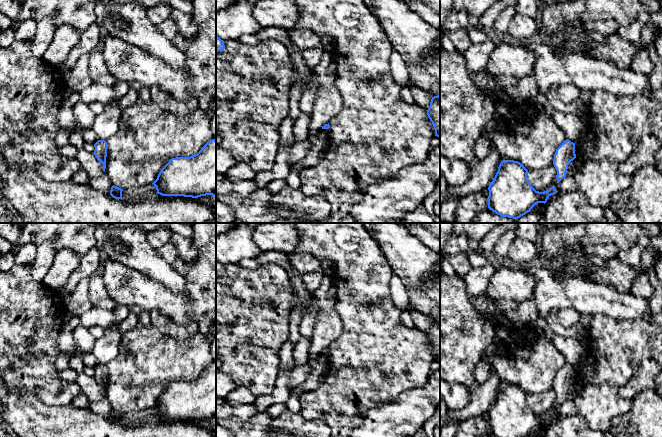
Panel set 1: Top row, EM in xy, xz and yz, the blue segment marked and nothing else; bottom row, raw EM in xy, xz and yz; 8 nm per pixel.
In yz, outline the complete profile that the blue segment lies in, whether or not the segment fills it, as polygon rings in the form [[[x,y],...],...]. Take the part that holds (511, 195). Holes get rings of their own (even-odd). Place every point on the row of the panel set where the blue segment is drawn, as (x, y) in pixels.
[[[502,161],[498,167],[494,180],[488,187],[488,208],[502,217],[513,218],[516,220],[530,212],[536,204],[545,204],[551,195],[558,192],[554,185],[544,192],[536,191],[527,179],[527,173],[528,170],[518,161]]]

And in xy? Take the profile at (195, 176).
[[[216,140],[207,142],[195,155],[170,159],[152,184],[162,196],[216,196]]]

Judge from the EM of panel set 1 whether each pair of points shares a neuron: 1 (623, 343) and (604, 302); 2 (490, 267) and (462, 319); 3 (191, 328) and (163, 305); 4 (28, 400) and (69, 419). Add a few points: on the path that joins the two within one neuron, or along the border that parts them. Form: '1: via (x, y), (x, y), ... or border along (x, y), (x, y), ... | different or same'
1: border along (593, 314), (600, 313), (615, 318), (634, 319) | different
2: border along (462, 276), (465, 282), (465, 291), (474, 297) | different
3: border along (164, 315), (179, 324), (196, 323) | different
4: via (38, 410), (47, 419), (59, 419) | same

